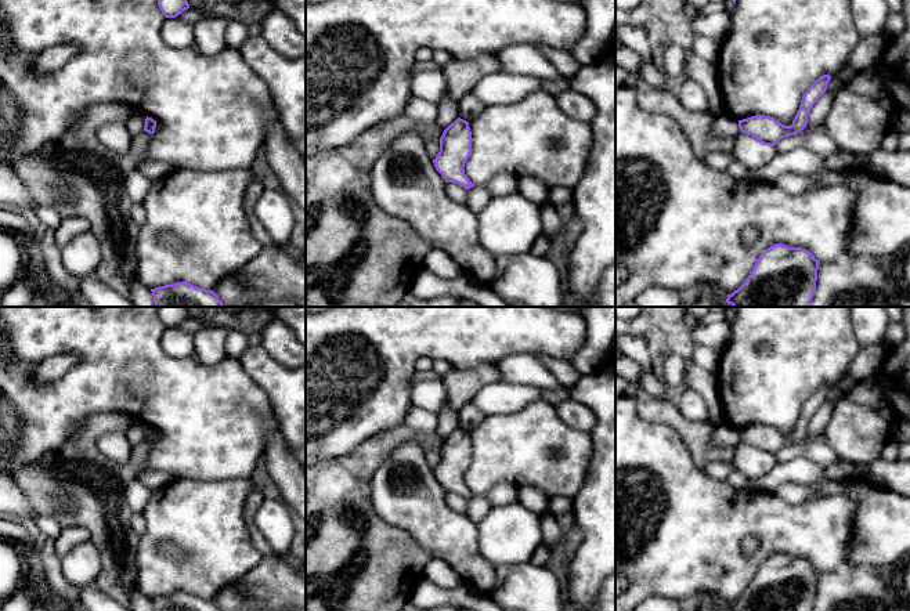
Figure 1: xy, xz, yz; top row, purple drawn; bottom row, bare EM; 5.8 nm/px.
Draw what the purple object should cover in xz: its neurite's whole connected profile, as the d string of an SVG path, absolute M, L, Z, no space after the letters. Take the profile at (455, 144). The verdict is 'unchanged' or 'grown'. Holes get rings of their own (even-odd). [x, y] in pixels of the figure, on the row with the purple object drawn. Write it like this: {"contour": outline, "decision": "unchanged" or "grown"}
{"contour": "M458 118L440 138L440 152L433 159L436 170L445 182L456 182L465 189L474 184L465 174L465 163L472 153L472 131L469 122Z", "decision": "unchanged"}

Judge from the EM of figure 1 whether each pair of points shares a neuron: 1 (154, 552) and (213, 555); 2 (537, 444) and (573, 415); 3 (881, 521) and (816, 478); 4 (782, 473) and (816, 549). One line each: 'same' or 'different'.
1: same
2: different
3: same
4: different

